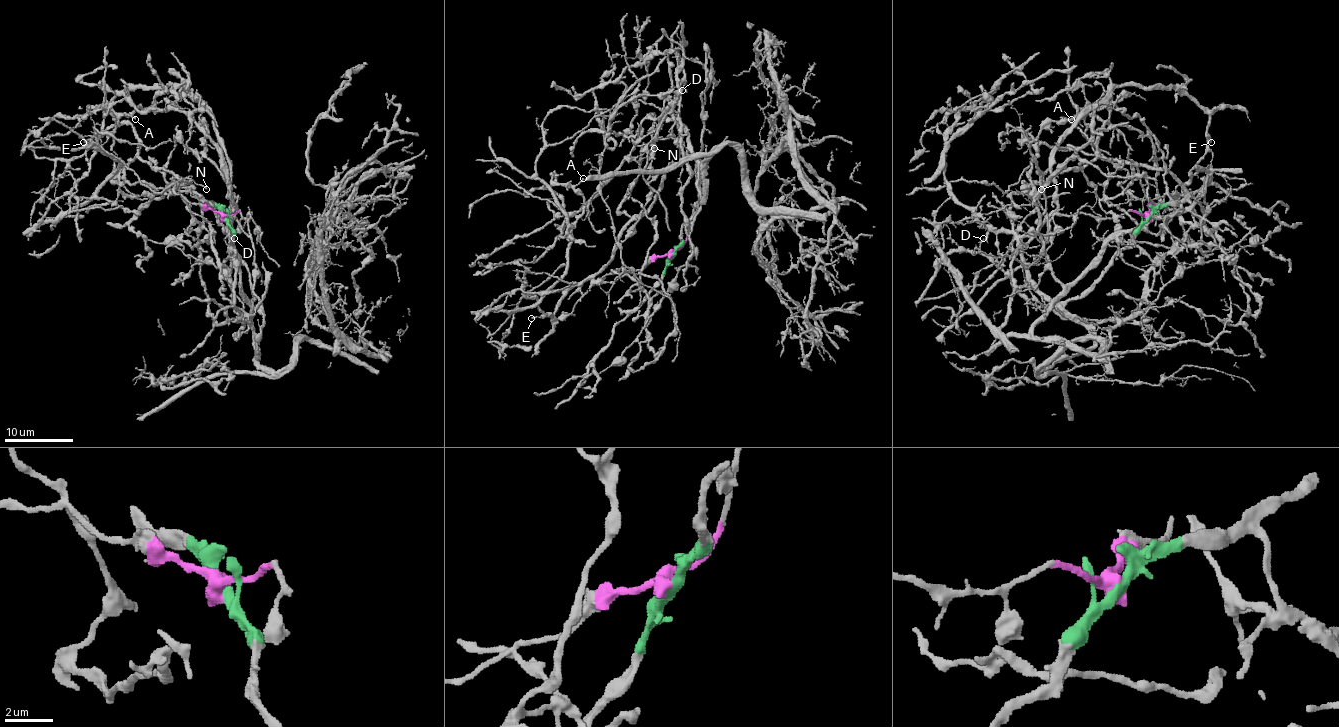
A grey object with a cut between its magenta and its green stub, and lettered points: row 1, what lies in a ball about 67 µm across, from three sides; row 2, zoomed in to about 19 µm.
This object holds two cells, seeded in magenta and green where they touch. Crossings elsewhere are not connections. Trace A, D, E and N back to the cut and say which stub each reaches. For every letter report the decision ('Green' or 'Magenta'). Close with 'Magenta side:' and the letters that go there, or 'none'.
A: Green
D: Green
E: Green
N: Green
Magenta side: none

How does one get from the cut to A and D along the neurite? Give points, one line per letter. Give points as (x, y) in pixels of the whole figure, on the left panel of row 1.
A: (224, 217), (248, 272), (250, 301), (222, 220), (174, 174), (152, 168), (129, 124), (104, 108), (135, 119)
D: (224, 217), (233, 235), (233, 249), (252, 284), (253, 301), (248, 315), (233, 304), (229, 244), (234, 239)

